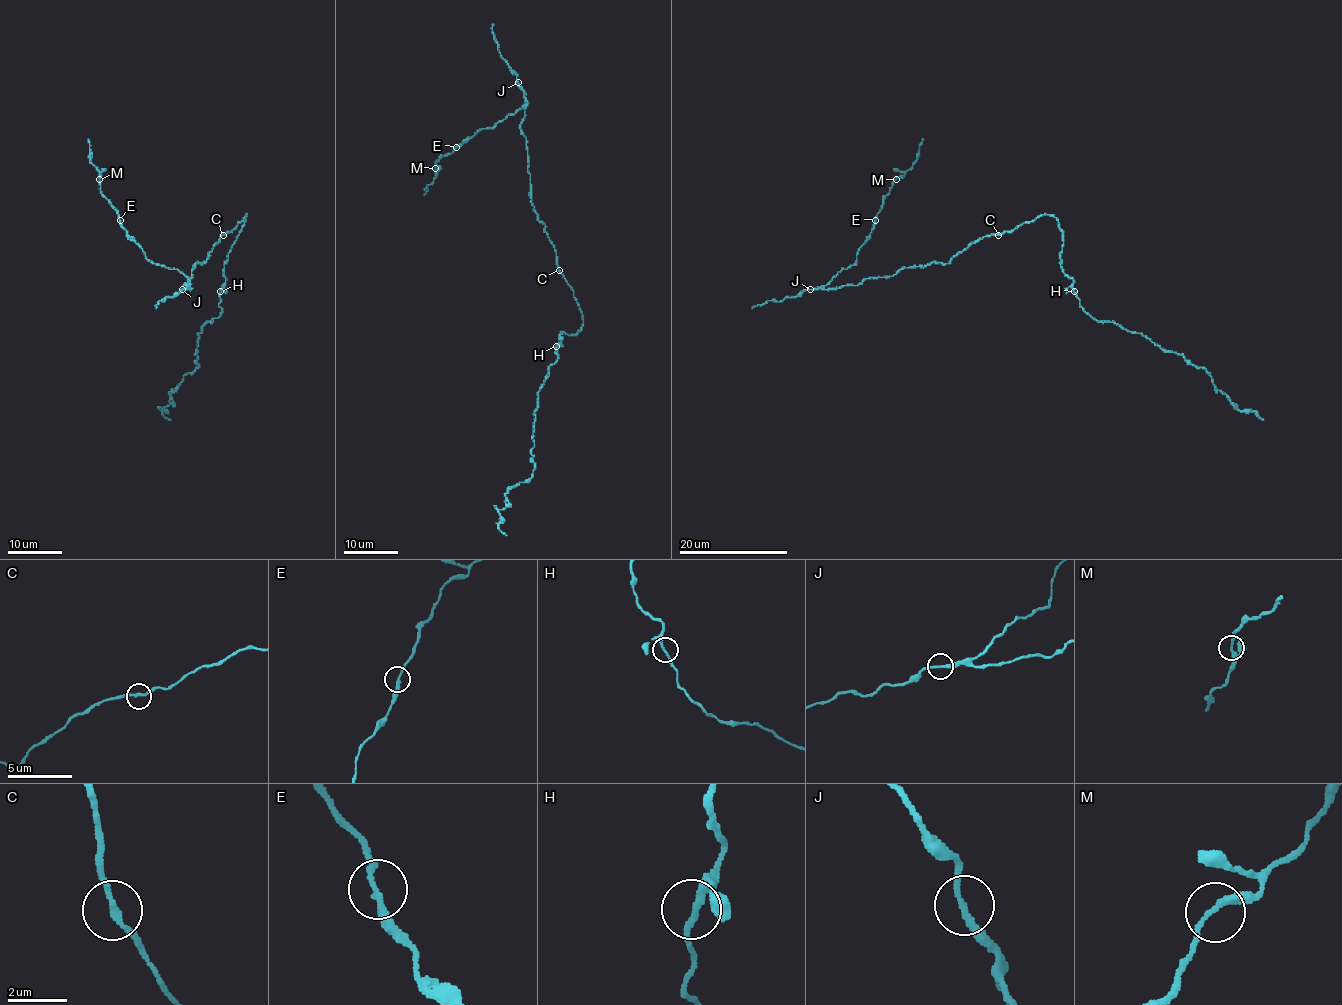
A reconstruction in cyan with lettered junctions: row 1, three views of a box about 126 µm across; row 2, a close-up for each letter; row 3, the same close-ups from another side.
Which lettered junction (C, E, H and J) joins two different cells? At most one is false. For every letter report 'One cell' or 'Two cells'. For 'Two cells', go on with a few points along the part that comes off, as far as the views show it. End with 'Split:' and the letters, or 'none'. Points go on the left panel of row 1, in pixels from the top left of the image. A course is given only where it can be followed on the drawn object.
C: One cell
E: One cell
H: One cell
J: One cell
Split: none

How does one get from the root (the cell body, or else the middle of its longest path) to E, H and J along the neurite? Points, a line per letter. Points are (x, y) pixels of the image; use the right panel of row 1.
E: (998, 234), (979, 238), (948, 264), (901, 268), (892, 276), (825, 289), (842, 269), (855, 264), (874, 220)
H: (998, 234), (1012, 231), (1043, 215), (1052, 215), (1062, 232), (1061, 268), (1073, 280), (1074, 291)
J: (998, 234), (979, 238), (948, 264), (901, 268), (892, 276), (869, 277), (857, 285), (810, 289)

